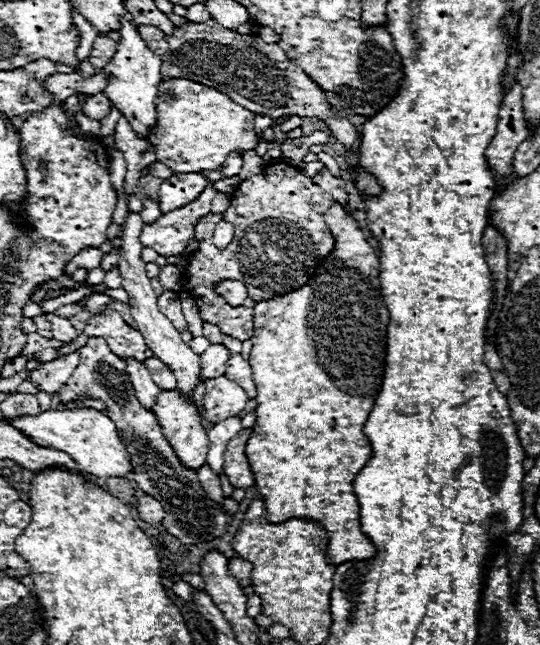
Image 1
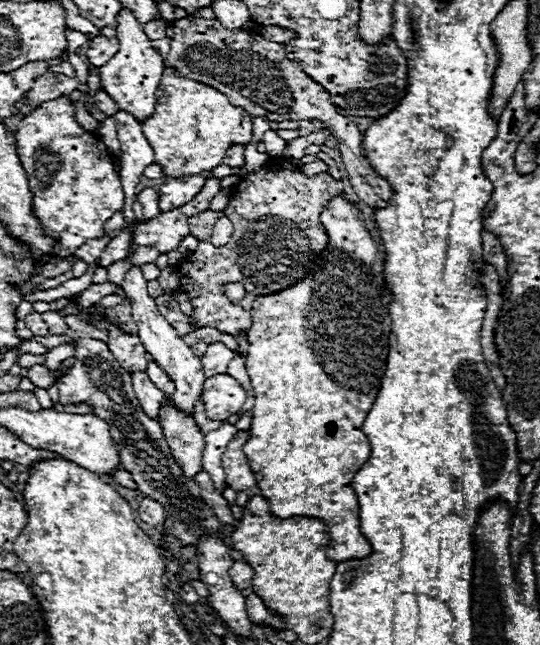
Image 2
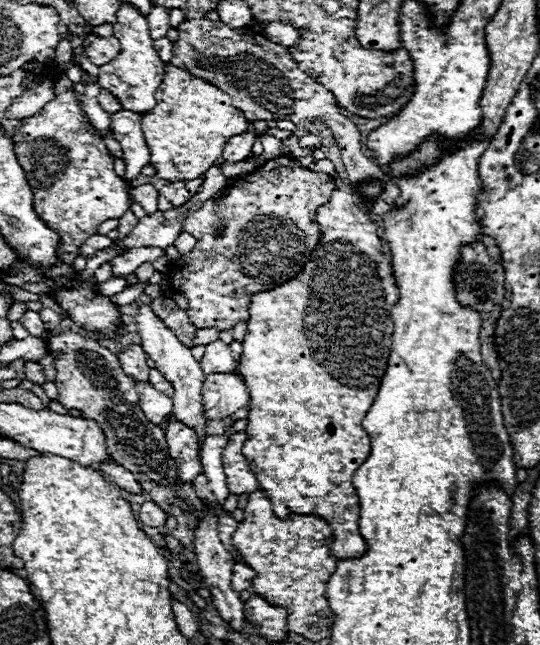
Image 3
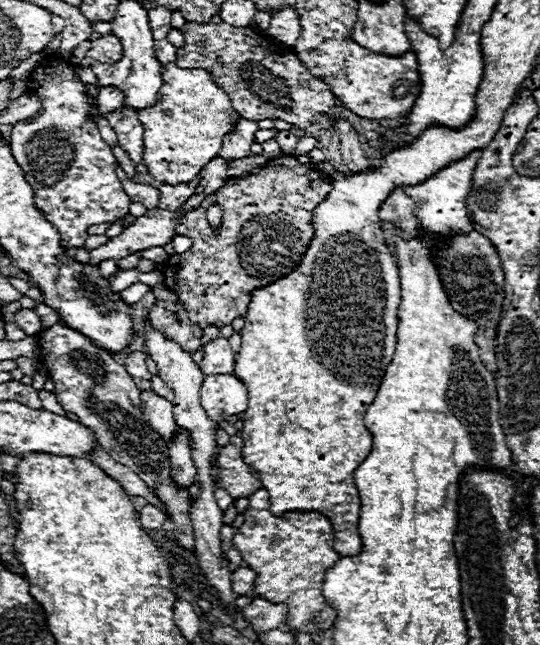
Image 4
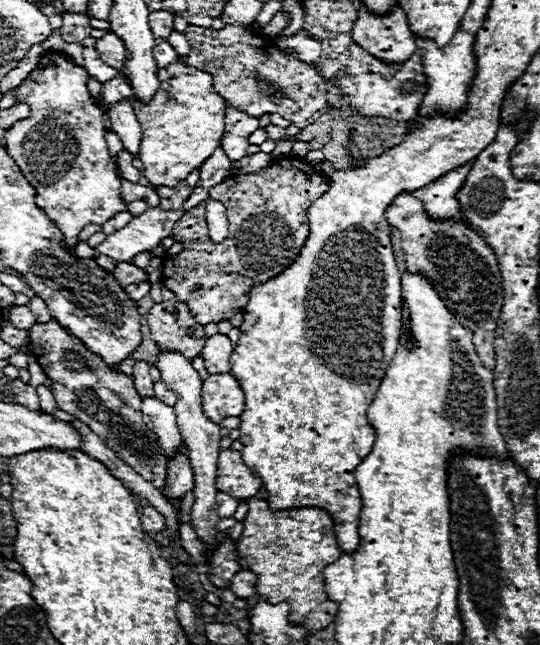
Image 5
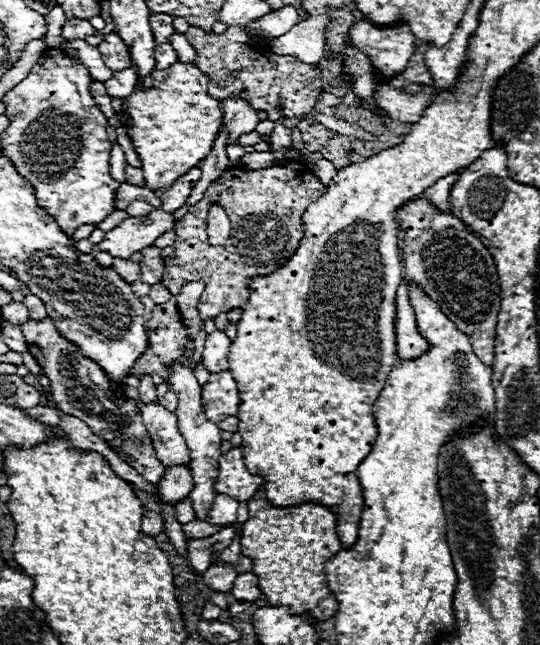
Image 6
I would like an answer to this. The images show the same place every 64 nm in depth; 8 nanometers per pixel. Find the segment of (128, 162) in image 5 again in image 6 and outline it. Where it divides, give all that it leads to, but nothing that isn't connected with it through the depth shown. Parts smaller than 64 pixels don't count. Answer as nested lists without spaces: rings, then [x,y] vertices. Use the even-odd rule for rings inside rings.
[[[126,164],[124,170],[126,170],[126,182],[128,184],[138,184],[138,186],[144,184],[144,176],[142,176],[142,170],[140,168],[134,168],[134,166]]]

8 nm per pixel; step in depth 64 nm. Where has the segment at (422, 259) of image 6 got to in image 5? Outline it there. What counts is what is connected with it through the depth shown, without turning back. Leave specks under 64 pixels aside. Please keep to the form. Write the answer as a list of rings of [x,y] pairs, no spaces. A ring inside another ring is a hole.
[[[402,192],[386,210],[386,220],[392,222],[394,228],[402,232],[402,244],[406,268],[410,272],[420,272],[430,278],[432,286],[456,314],[458,322],[472,328],[474,332],[486,330],[486,338],[474,338],[476,350],[480,350],[480,360],[484,366],[494,370],[494,330],[500,318],[502,308],[502,274],[498,268],[498,258],[494,250],[486,244],[486,240],[476,234],[472,228],[456,222],[432,222],[422,208],[422,202],[412,198],[410,194]]]

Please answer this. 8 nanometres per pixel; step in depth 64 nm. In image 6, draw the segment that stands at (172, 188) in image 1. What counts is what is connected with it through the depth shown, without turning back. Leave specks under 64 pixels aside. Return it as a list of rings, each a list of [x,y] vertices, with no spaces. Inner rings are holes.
[[[196,166],[196,170],[190,170],[188,174],[184,174],[184,178],[178,178],[168,190],[160,190],[158,198],[162,202],[162,210],[174,212],[180,206],[184,206],[186,198],[190,196],[190,192],[198,180],[200,180],[200,168]]]

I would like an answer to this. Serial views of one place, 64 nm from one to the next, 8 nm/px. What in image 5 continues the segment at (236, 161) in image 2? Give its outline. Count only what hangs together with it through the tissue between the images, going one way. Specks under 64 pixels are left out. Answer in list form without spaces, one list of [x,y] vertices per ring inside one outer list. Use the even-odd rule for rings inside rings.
[[[228,104],[228,118],[226,118],[226,132],[222,138],[222,150],[224,154],[234,162],[244,158],[248,152],[248,136],[258,130],[258,118],[252,118],[234,106]]]

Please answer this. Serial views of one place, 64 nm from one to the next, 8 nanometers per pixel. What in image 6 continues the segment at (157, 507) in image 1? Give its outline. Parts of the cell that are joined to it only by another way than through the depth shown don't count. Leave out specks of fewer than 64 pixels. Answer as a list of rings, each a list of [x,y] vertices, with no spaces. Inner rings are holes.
[[[146,510],[144,512],[144,518],[142,518],[142,530],[144,534],[152,534],[152,536],[158,536],[162,530],[164,530],[164,520],[160,514],[152,512],[152,510]]]

